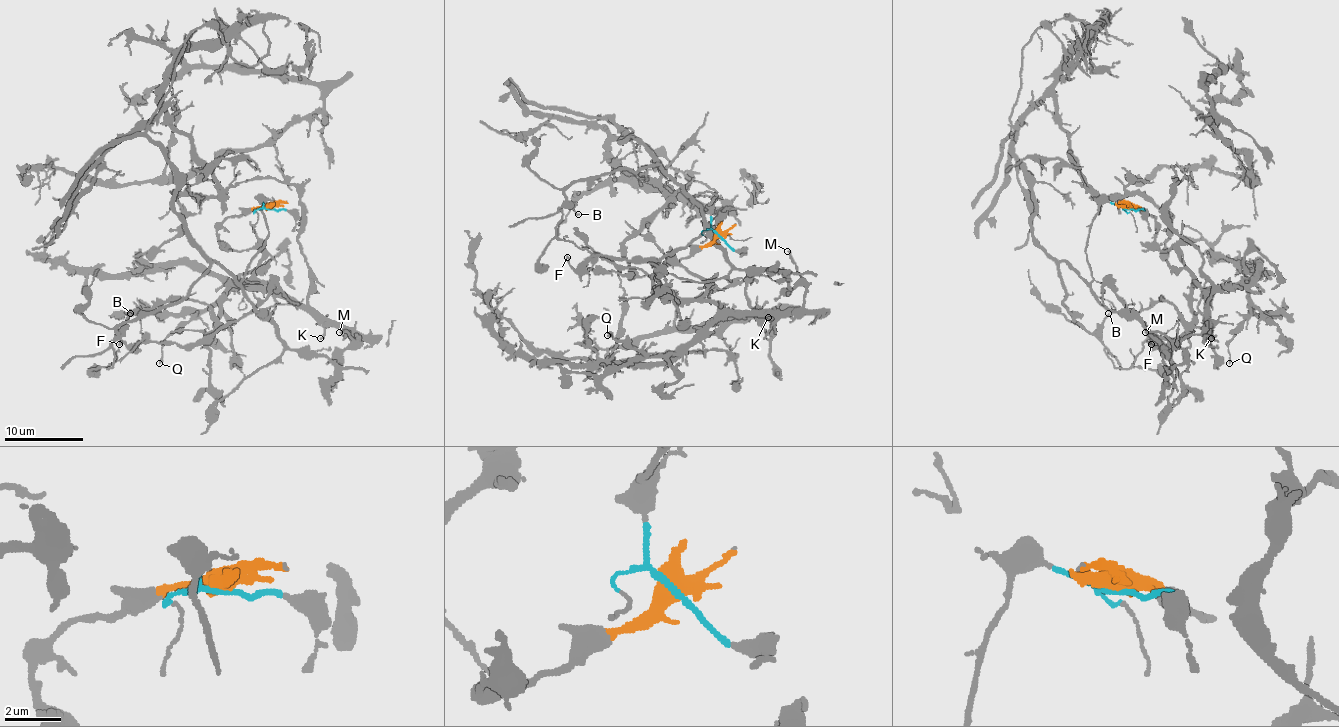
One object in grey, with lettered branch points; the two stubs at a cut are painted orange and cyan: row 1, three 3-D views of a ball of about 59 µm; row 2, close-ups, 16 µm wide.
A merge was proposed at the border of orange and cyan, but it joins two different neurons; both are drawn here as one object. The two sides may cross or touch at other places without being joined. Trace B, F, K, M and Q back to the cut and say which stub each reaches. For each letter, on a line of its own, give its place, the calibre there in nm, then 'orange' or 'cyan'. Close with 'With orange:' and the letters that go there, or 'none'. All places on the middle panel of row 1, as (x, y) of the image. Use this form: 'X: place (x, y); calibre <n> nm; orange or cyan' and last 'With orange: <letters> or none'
B: place (578, 214); calibre 140 nm; cyan
F: place (567, 257); calibre 240 nm; orange
K: place (768, 317); calibre 190 nm; orange
M: place (787, 251); calibre 240 nm; orange
Q: place (607, 335); calibre 170 nm; orange
With orange: F, K, M, Q

